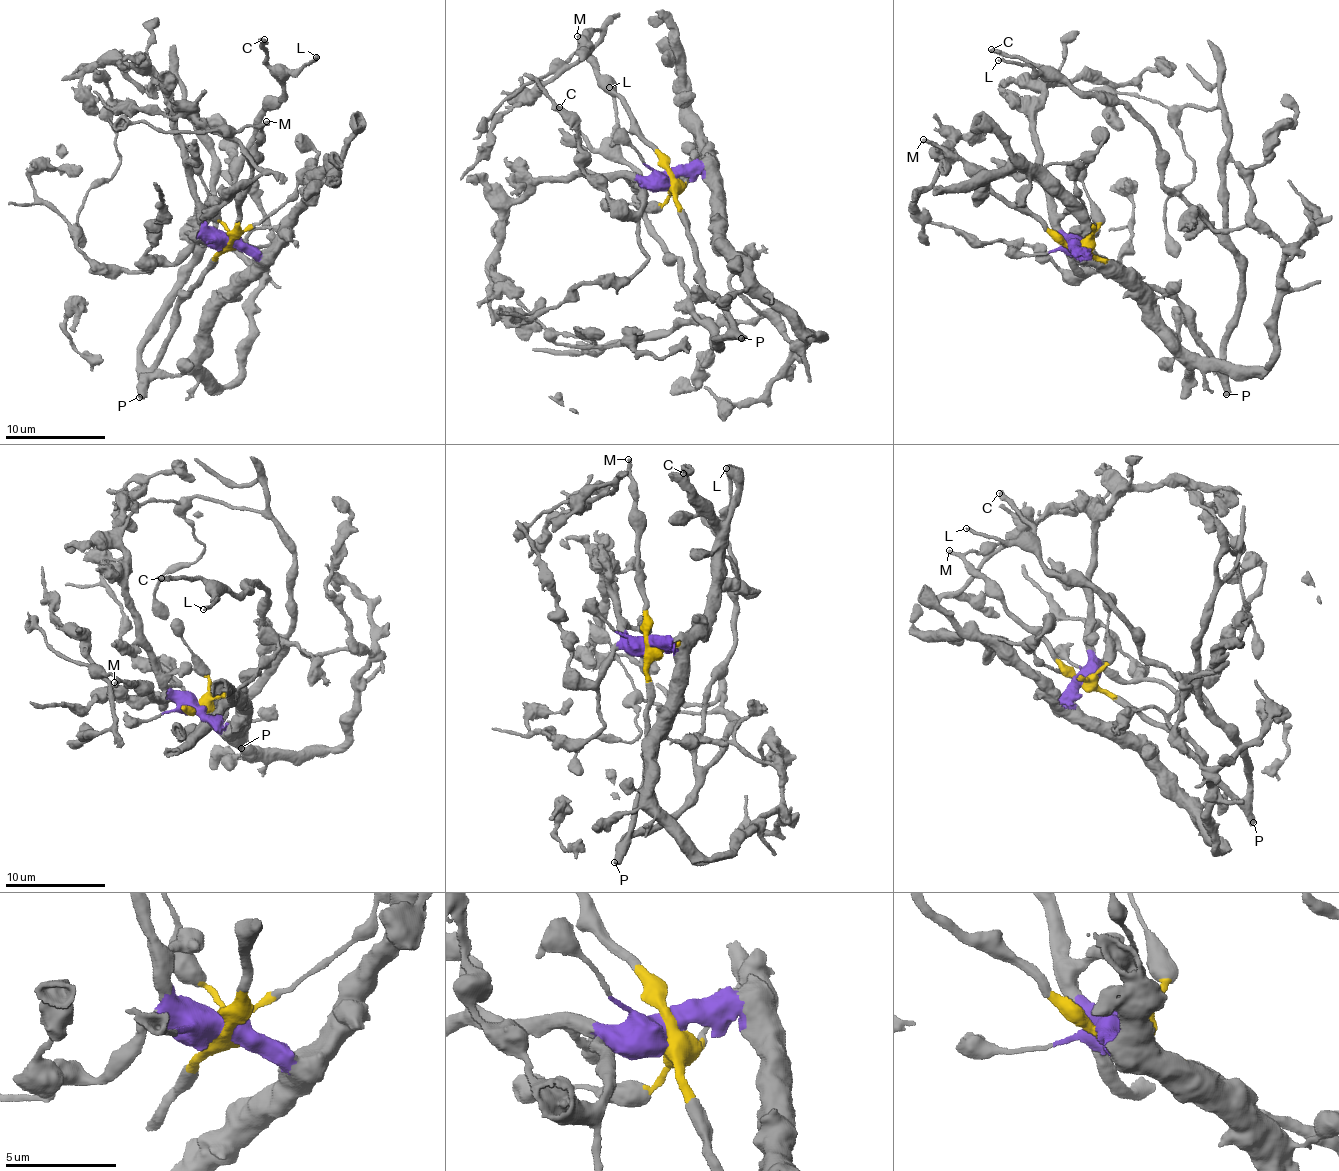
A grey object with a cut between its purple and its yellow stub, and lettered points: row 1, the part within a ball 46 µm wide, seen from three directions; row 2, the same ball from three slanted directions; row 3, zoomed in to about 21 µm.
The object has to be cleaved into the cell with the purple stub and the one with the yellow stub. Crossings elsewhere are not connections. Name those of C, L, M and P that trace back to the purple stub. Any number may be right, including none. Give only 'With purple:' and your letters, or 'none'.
With purple: none

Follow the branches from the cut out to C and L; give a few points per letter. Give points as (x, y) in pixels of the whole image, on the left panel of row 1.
C: (228, 243), (180, 296), (149, 367), (140, 340), (232, 186), (234, 159), (284, 100), (265, 40)
L: (228, 243), (149, 367), (140, 340), (234, 159), (315, 58)

